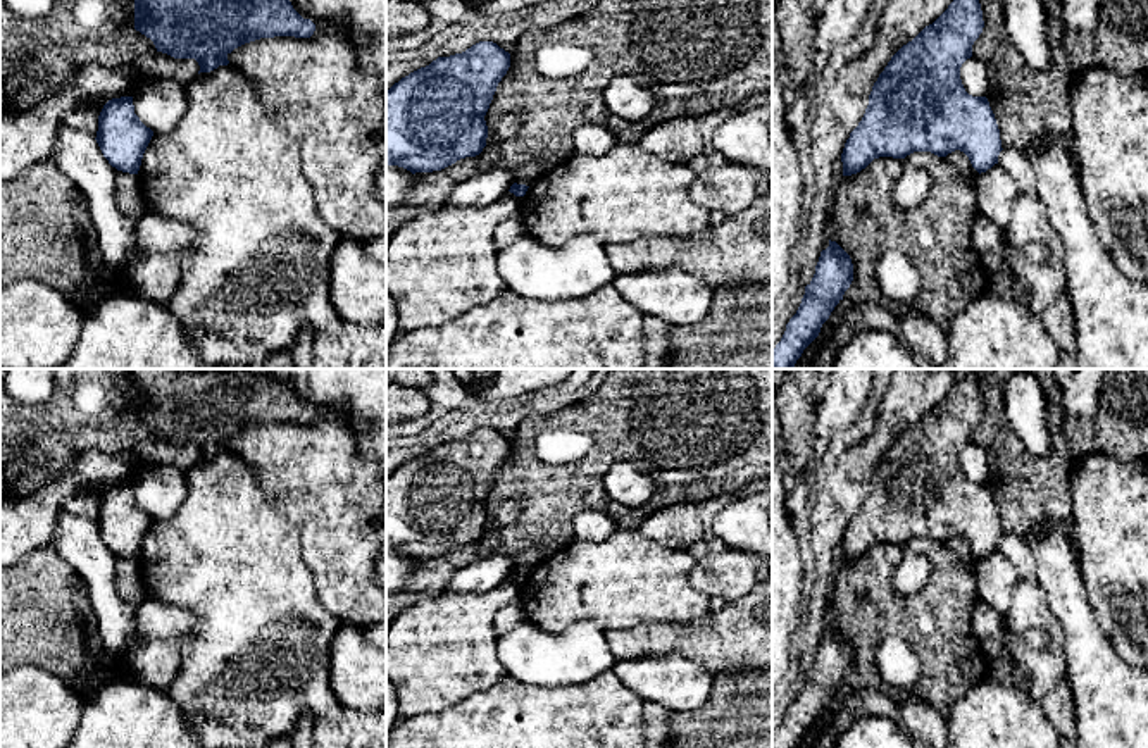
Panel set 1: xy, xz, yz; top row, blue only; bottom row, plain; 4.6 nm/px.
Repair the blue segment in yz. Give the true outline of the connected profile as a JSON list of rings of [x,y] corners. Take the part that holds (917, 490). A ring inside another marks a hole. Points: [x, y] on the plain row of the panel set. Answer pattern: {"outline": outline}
{"outline": [[[979,371],[967,372],[957,376],[948,395],[891,443],[872,472],[862,507],[845,529],[843,562],[860,558],[874,545],[905,545],[914,538],[946,543],[960,536],[979,560],[998,550],[1003,534],[989,488],[969,481],[960,465],[960,453],[972,443],[972,431],[983,414]]]}

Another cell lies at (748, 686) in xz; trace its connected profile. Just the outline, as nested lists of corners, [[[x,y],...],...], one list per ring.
[[[772,669],[715,676],[708,701],[688,714],[672,714],[671,748],[772,748]]]

